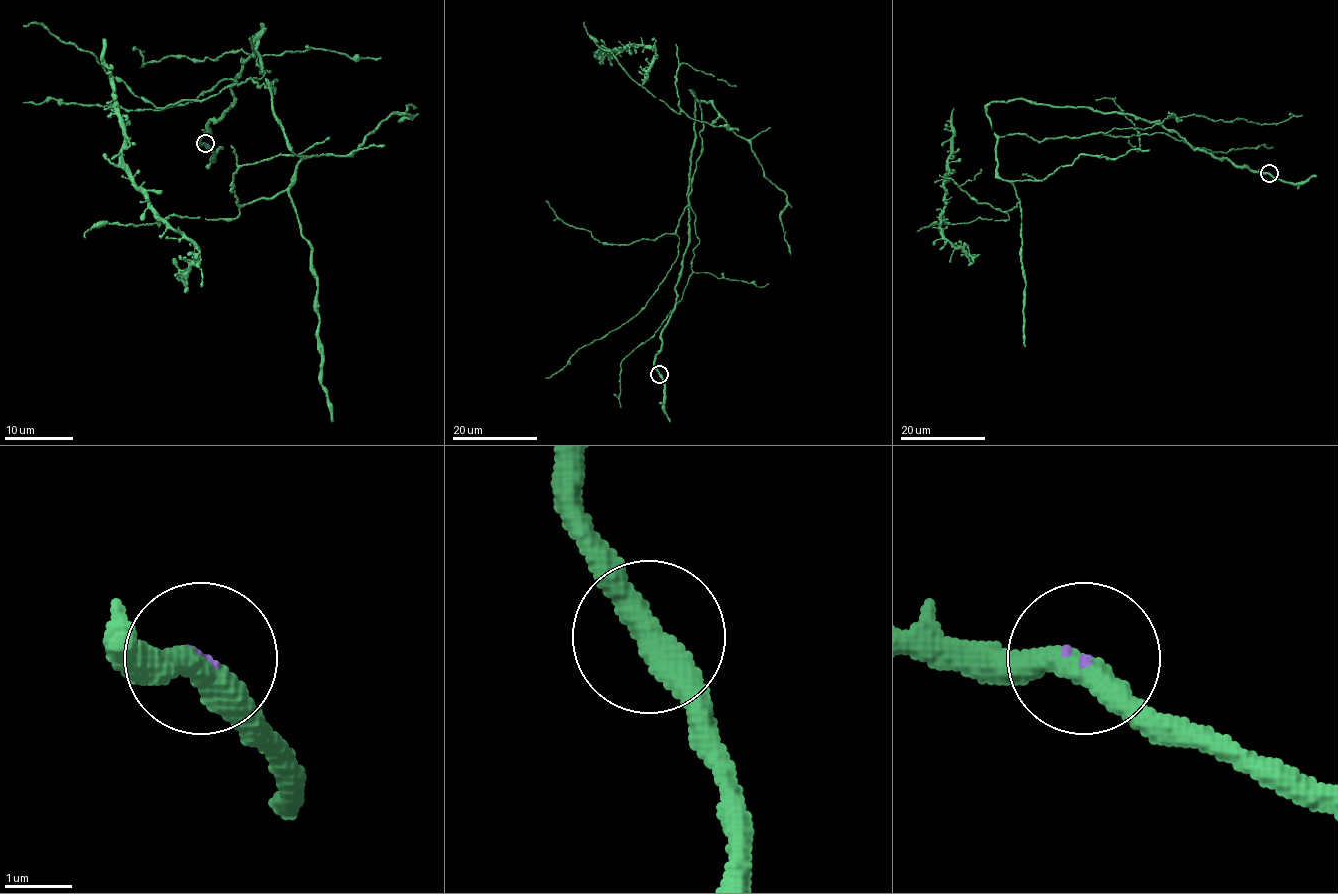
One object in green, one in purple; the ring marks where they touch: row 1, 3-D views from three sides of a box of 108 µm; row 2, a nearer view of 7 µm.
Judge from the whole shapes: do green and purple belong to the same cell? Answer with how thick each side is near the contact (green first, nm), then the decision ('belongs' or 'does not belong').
calibres 400 and 60 nm; does not belong

